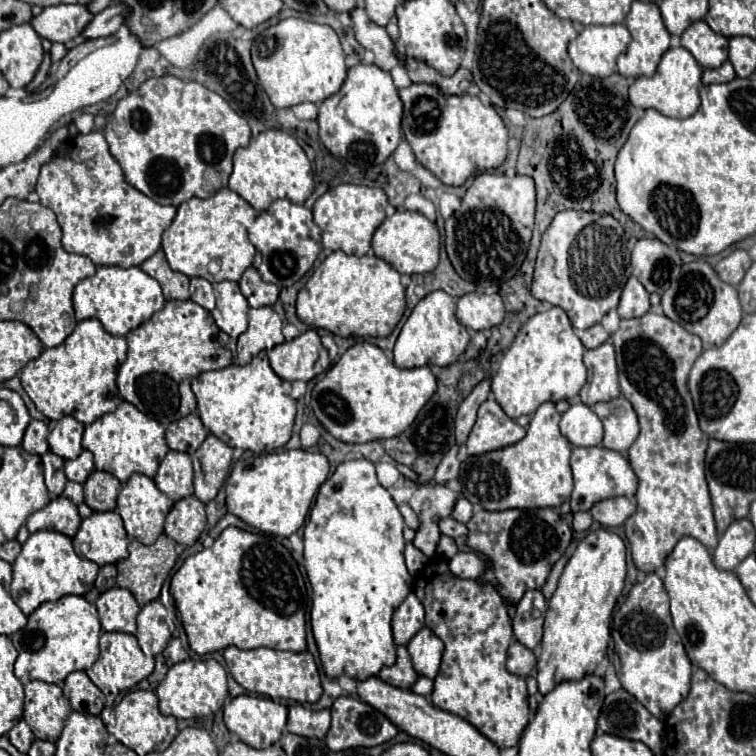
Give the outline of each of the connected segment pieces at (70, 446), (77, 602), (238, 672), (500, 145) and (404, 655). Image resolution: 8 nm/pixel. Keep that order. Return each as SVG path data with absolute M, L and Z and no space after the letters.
M64 416L62 420L56 422L54 430L48 436L50 450L66 460L78 458L82 452L82 432L84 426L76 418Z
M64 596L56 602L44 602L28 616L28 624L12 634L12 642L18 650L14 674L26 684L28 680L42 682L62 682L70 672L88 670L98 654L100 638L100 620L96 606L90 604L84 596Z
M230 646L224 650L224 660L232 678L246 690L268 698L290 698L300 704L314 704L322 696L320 674L310 652L280 652L272 648L240 650Z
M410 84L400 90L400 98L404 104L402 116L402 134L412 146L416 162L420 162L426 170L430 170L442 184L462 186L470 176L478 172L486 172L498 168L508 154L508 130L492 106L484 106L478 96L462 94L462 96L444 96L432 84Z
M398 646L396 664L388 666L388 668L382 668L378 678L396 686L396 688L402 688L402 690L410 690L414 686L414 682L418 680L418 674L412 666L412 660L410 660L410 654L408 654L406 646Z

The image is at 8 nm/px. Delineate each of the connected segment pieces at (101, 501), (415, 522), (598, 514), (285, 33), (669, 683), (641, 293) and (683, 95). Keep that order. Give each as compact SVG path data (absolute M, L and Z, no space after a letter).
M94 470L88 476L88 480L84 482L86 504L92 510L114 510L120 488L122 488L122 484L116 476L108 474L108 472Z
M402 504L402 506L400 506L400 514L404 516L404 522L406 522L408 528L412 528L412 530L418 530L418 528L420 528L420 520L418 520L416 512L414 512L408 504Z
M610 498L598 502L590 512L594 520L600 522L602 526L614 528L614 526L622 526L636 512L636 504L628 498Z
M286 18L262 30L252 44L252 60L262 88L276 108L290 108L302 102L322 104L346 80L344 52L336 32L330 26L302 18Z
M646 574L644 582L634 584L626 602L614 614L612 638L614 666L622 688L628 690L652 716L664 722L672 708L688 696L692 664L672 626L668 592L658 574Z
M630 276L618 304L620 318L638 318L650 310L650 294L640 286L636 276Z
M670 48L660 64L658 70L652 78L636 78L634 84L630 86L630 102L636 108L648 110L654 108L664 116L670 118L688 118L700 108L700 82L702 80L702 66L692 58L692 54L686 48Z

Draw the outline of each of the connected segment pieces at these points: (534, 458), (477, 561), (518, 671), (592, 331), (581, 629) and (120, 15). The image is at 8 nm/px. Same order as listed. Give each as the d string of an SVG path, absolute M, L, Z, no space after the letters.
M546 402L536 410L534 418L530 420L528 432L520 442L494 450L494 452L480 454L480 456L468 456L460 468L462 496L474 506L482 506L488 512L500 512L500 510L510 510L510 508L520 508L520 510L522 508L548 508L548 506L558 508L562 502L566 502L572 492L572 472L568 464L572 446L560 434L558 422L560 422L560 414L556 412L552 402Z
M458 552L450 562L450 572L456 578L478 578L484 572L484 560L476 552Z
M514 642L508 648L508 662L506 662L508 670L520 678L530 676L530 672L536 666L536 658L532 654L532 650L528 650L526 646L522 646L520 642Z
M596 324L596 326L580 332L580 340L586 348L596 348L608 340L608 332L600 324Z
M590 530L568 558L558 588L548 600L542 656L538 660L538 690L550 692L558 682L592 674L604 658L610 640L612 610L626 584L626 544L610 530Z
M112 4L106 10L102 10L100 14L96 14L92 18L92 22L84 28L82 36L86 40L94 40L94 38L106 38L112 36L122 24L124 24L124 16L126 16L128 8L122 4Z

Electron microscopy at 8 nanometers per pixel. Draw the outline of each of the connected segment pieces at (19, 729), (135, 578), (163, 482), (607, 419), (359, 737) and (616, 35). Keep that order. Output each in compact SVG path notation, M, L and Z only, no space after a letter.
M20 720L20 722L8 732L8 738L10 738L10 742L12 742L20 752L28 752L28 750L30 750L30 744L32 744L32 740L34 740L34 734L32 734L30 726L28 726L24 720Z
M162 534L154 544L150 546L144 546L142 542L138 540L132 540L130 546L128 546L128 552L130 556L126 560L122 560L116 568L118 568L118 578L116 578L116 584L120 588L126 588L134 594L134 598L138 600L140 606L156 600L160 596L160 588L162 588L165 580L170 574L170 570L174 568L176 564L176 542L172 538L168 538L166 534Z
M170 450L160 462L158 474L154 478L160 492L170 500L182 500L192 494L192 460L184 452Z
M614 398L610 402L600 402L594 406L596 416L604 424L604 446L626 454L632 442L638 438L638 418L632 404L626 398Z
M342 696L332 704L332 728L326 734L326 744L330 750L348 750L348 748L372 748L384 744L396 736L396 726L370 704L362 702L356 696Z
M612 24L612 26L586 26L576 40L570 42L568 54L574 62L574 66L582 74L590 74L596 78L606 78L608 74L616 72L616 58L626 50L630 42L630 32L624 24Z

